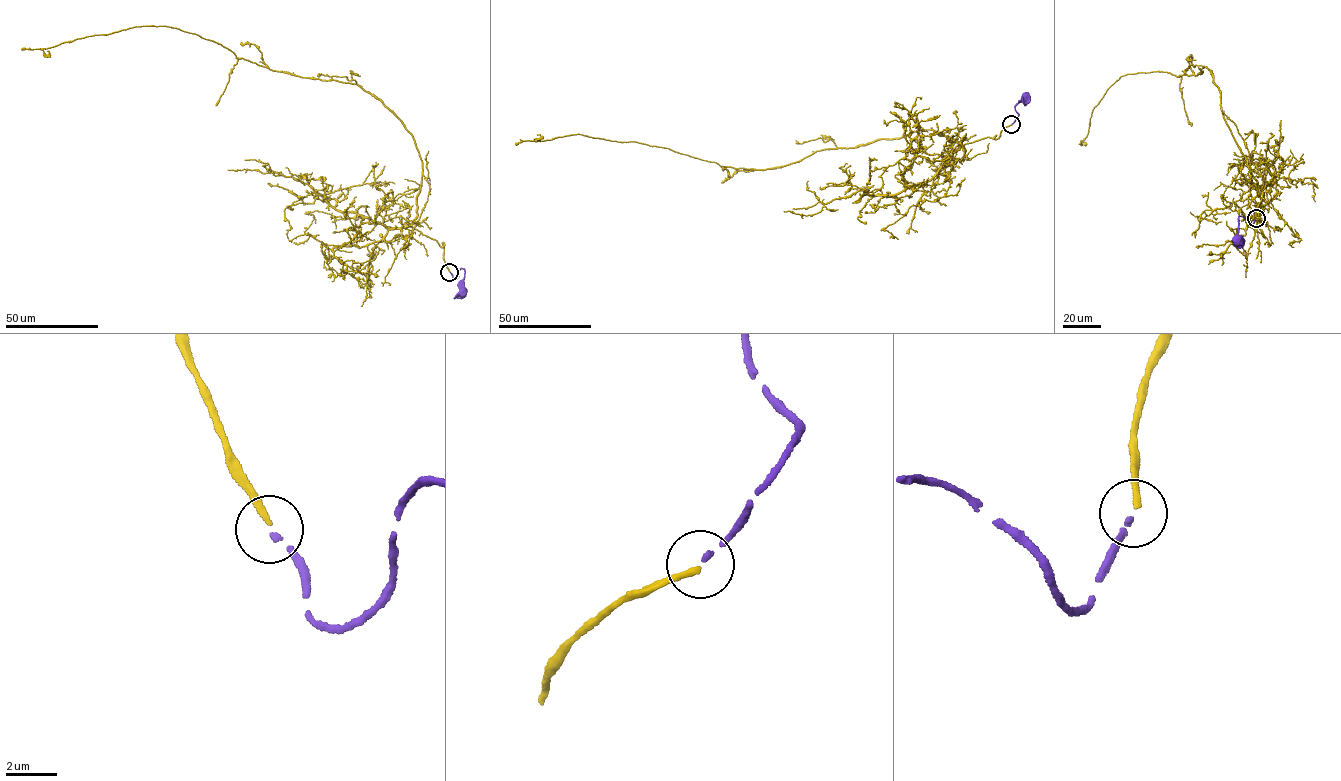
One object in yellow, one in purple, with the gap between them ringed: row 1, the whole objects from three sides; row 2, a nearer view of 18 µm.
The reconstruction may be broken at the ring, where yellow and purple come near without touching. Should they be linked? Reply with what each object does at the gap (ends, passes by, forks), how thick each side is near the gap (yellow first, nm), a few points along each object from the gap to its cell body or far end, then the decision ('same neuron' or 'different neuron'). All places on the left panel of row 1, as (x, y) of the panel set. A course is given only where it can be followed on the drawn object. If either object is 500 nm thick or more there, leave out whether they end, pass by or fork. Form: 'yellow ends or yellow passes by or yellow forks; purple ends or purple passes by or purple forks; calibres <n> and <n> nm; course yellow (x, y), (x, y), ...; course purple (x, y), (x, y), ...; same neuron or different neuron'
yellow ends; purple ends; calibres 240 and 170 nm; course yellow (449, 271), (443, 242), (407, 226), (422, 173), (413, 135), (356, 84), (270, 70), (163, 26), (21, 48); course purple (450, 272), (454, 279), (460, 269), (464, 269), (464, 292); different neuron

